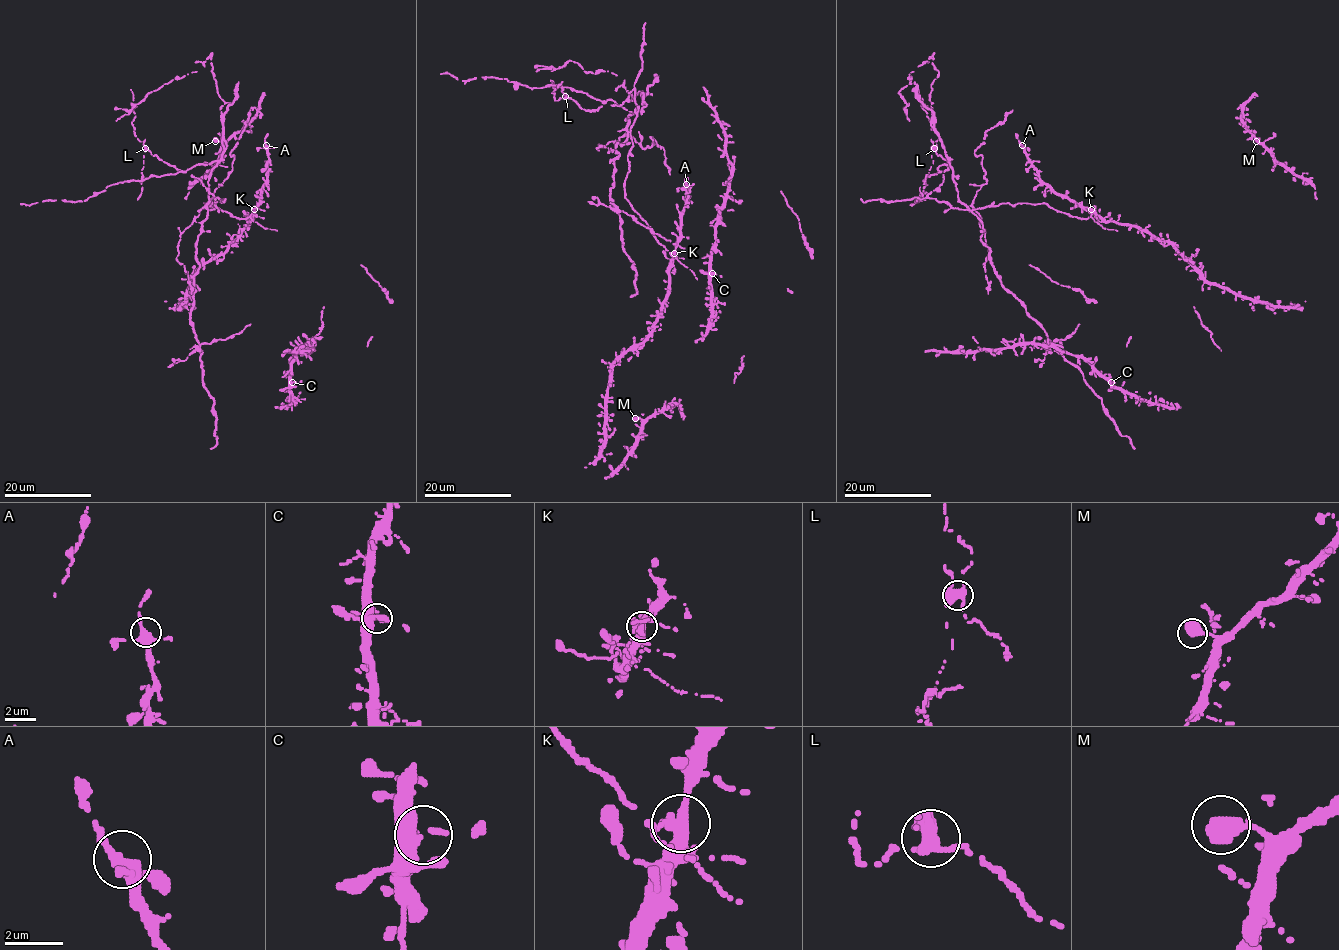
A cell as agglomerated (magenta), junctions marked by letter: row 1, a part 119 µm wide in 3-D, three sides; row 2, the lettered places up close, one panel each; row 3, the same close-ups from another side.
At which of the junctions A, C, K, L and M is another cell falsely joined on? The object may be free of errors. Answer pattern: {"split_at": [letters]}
{"split_at": ["L"]}

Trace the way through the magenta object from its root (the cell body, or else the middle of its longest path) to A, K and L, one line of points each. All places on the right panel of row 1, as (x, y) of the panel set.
A: (1024, 203), (1046, 203), (1081, 218), (1092, 214), (1045, 184), (1022, 145)
K: (1024, 203), (1046, 203), (1057, 211), (1081, 218), (1091, 217), (1091, 209)
L: (1024, 203), (969, 209), (958, 200), (951, 162), (937, 169), (944, 171), (948, 163), (934, 148)

